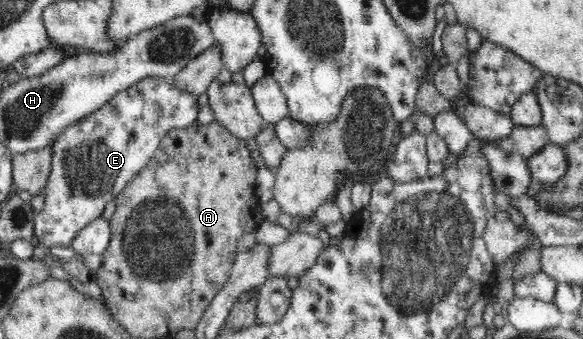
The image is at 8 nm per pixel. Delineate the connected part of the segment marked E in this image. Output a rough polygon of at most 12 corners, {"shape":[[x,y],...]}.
{"shape":[[141,79],[50,144],[34,239],[70,247],[199,95]]}

